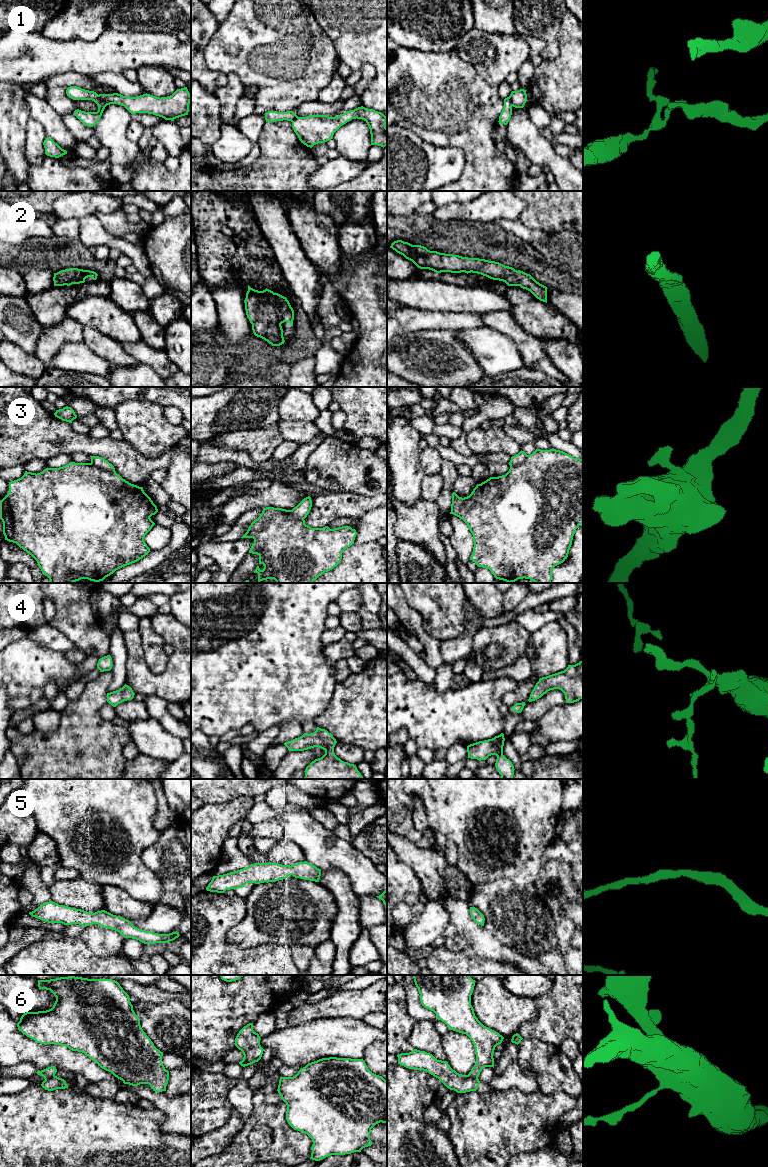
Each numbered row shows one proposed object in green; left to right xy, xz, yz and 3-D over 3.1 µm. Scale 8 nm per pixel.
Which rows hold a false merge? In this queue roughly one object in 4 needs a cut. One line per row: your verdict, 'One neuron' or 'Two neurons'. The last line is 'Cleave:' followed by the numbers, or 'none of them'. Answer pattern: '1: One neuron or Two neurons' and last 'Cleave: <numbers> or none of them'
1: Two neurons
2: One neuron
3: Two neurons
4: One neuron
5: One neuron
6: Two neurons
Cleave: 1, 3, 6

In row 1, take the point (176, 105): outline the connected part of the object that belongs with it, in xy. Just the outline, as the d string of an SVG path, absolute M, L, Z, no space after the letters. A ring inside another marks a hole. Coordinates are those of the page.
M187 87L177 89L172 95L161 98L147 93L136 97L118 93L99 94L99 97L106 106L118 104L124 106L131 114L148 113L171 121L188 115L191 102Z

